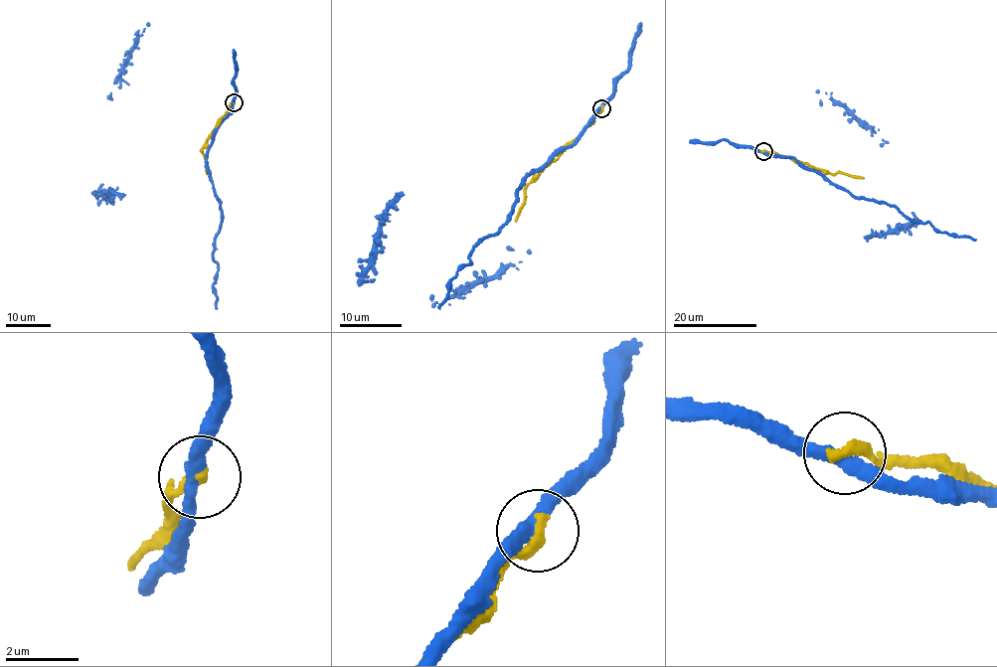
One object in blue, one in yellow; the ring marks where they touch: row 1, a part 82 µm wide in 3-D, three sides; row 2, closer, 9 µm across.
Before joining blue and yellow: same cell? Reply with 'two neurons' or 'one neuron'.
two neurons

